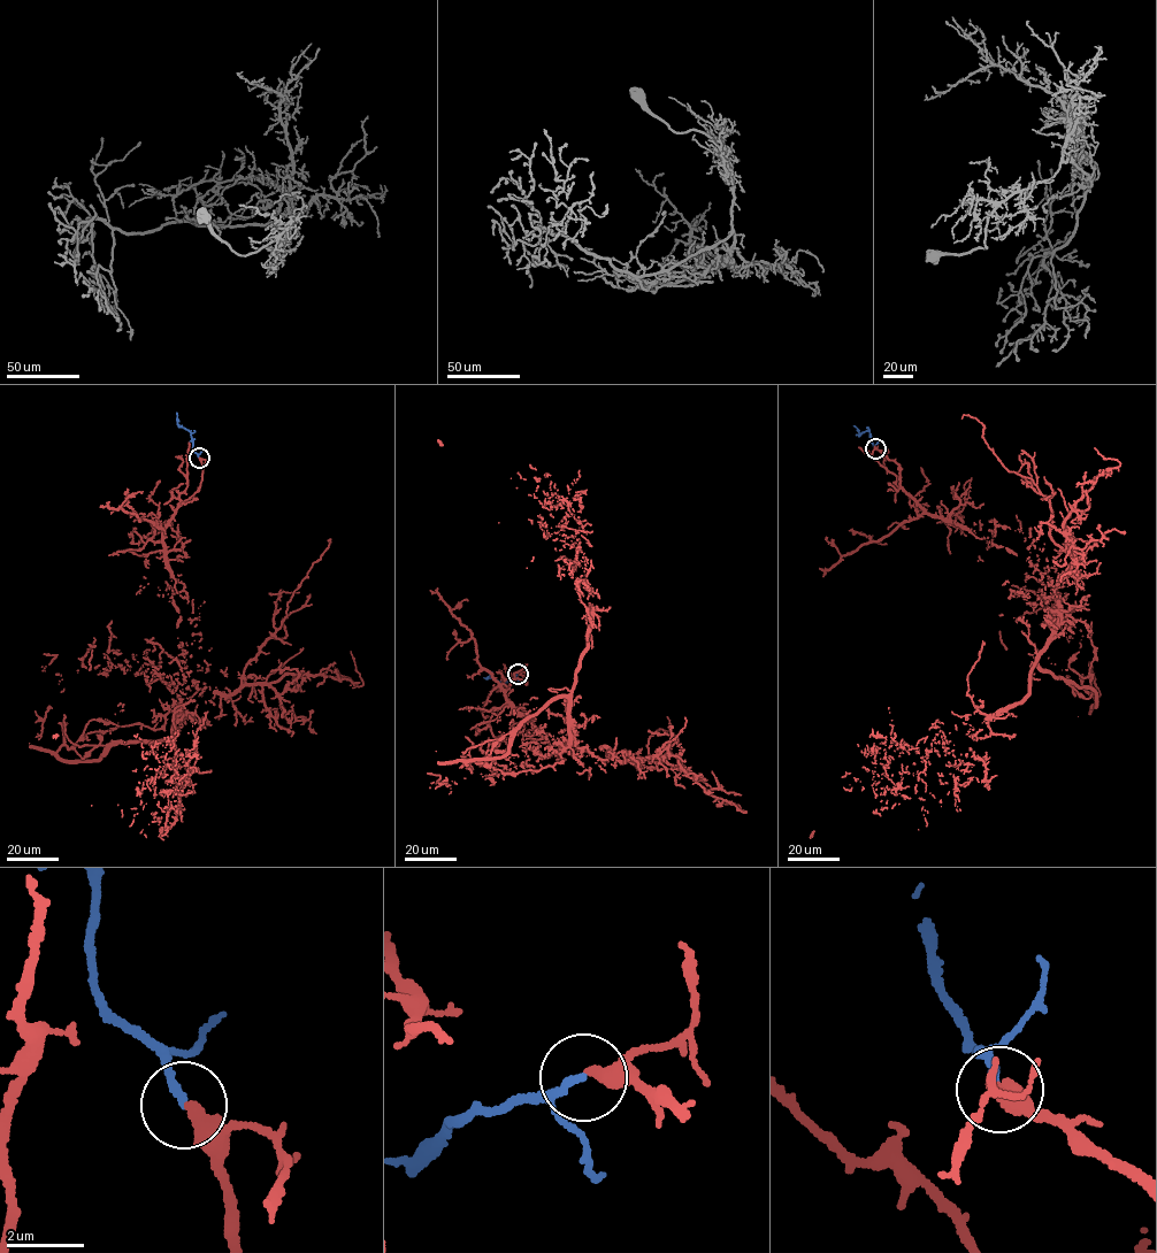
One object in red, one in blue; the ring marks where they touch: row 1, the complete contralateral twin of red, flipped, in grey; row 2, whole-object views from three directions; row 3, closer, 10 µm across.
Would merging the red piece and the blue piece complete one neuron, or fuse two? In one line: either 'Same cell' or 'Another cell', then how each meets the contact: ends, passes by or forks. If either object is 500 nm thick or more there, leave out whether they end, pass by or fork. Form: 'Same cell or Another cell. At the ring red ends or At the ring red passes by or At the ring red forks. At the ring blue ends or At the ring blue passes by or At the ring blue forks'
Same cell. At the ring red ends. At the ring blue ends

